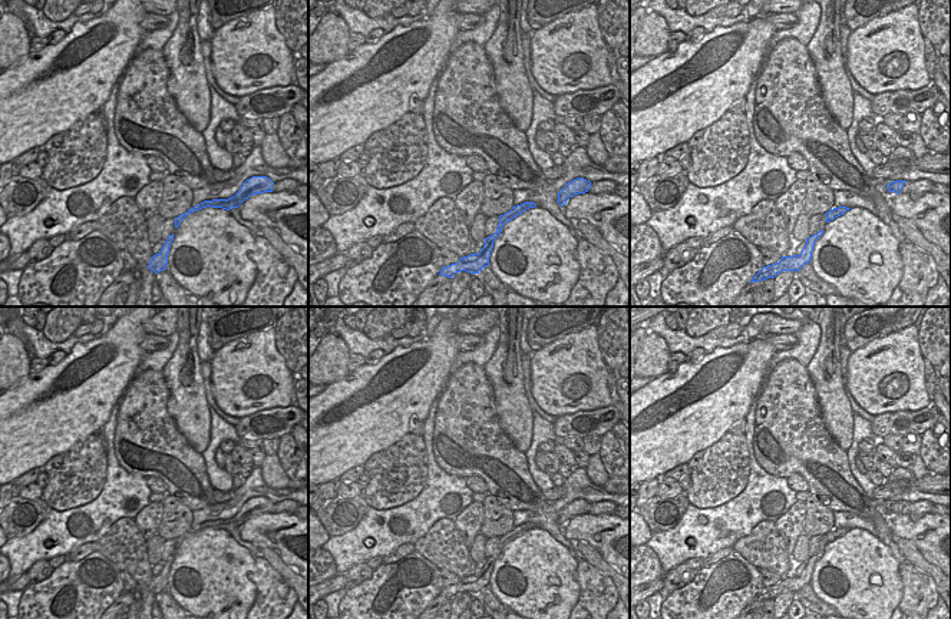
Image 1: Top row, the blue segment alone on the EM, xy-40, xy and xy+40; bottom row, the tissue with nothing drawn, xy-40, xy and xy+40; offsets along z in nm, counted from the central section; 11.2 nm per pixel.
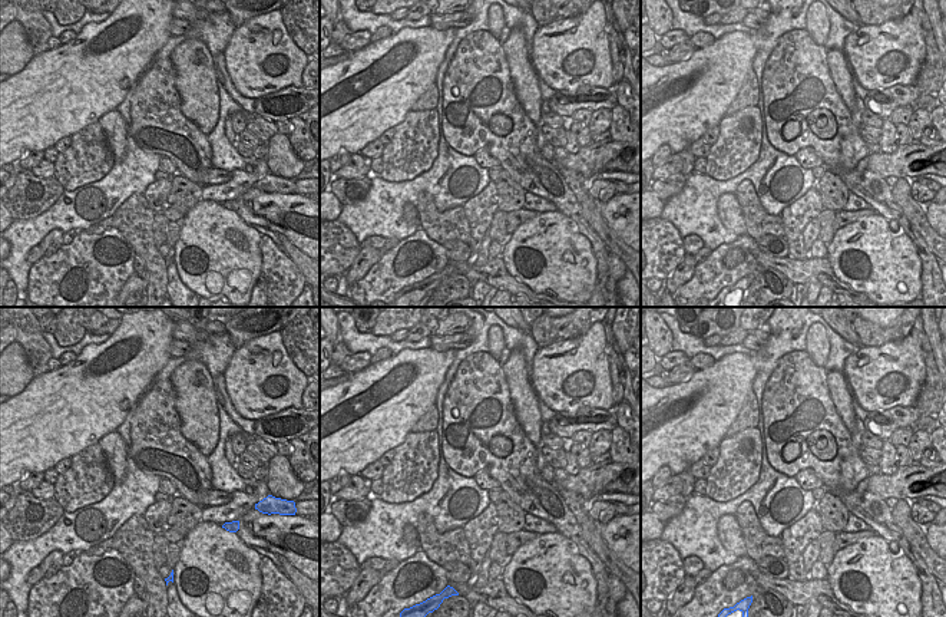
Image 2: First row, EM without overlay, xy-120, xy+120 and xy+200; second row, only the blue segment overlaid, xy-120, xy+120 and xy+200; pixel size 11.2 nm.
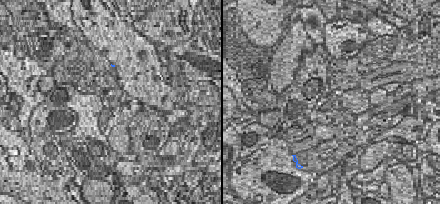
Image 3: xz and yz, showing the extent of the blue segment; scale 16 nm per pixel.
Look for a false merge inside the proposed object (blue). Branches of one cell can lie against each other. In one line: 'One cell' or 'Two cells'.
One cell.

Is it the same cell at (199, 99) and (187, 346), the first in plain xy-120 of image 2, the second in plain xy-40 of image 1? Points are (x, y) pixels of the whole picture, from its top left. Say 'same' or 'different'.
same

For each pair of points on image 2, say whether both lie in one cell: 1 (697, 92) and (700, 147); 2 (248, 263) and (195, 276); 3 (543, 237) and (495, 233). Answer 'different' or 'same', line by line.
1: different
2: same
3: different

